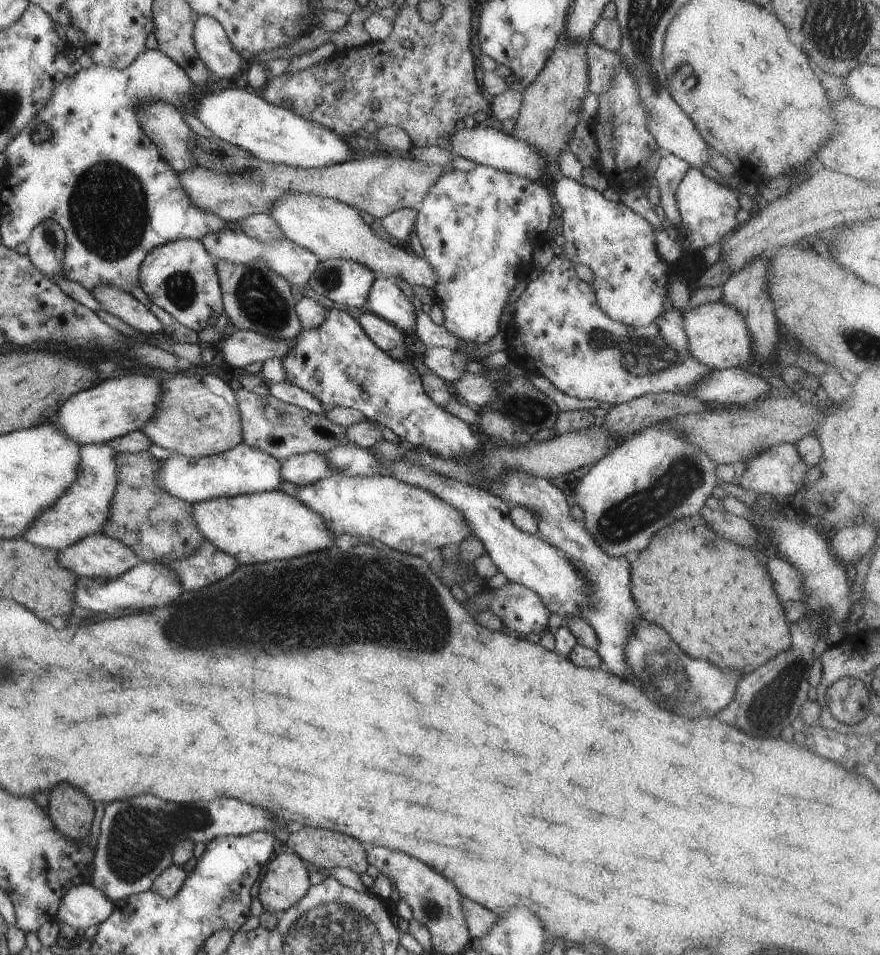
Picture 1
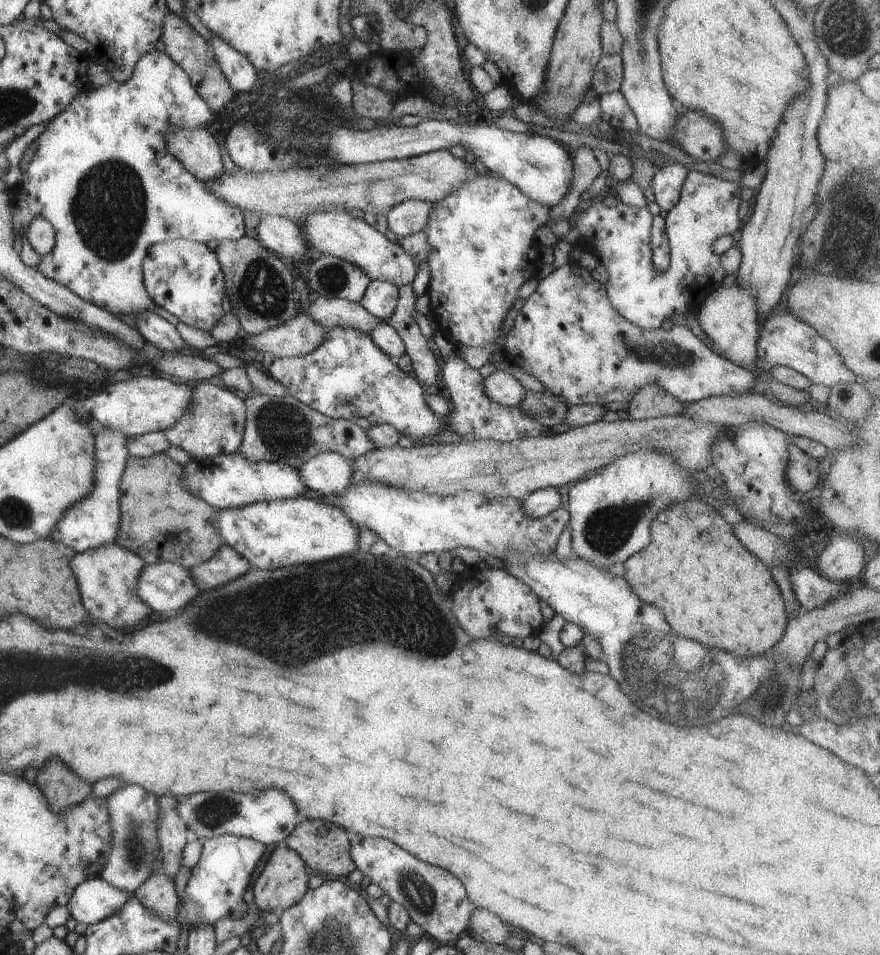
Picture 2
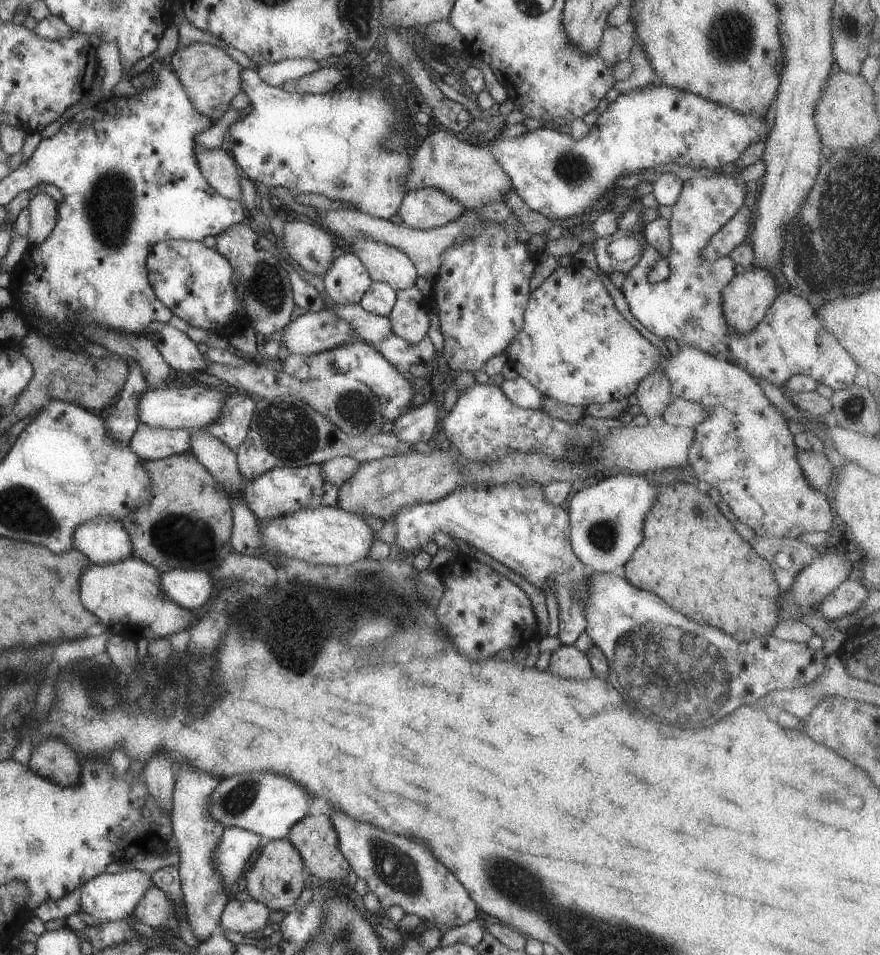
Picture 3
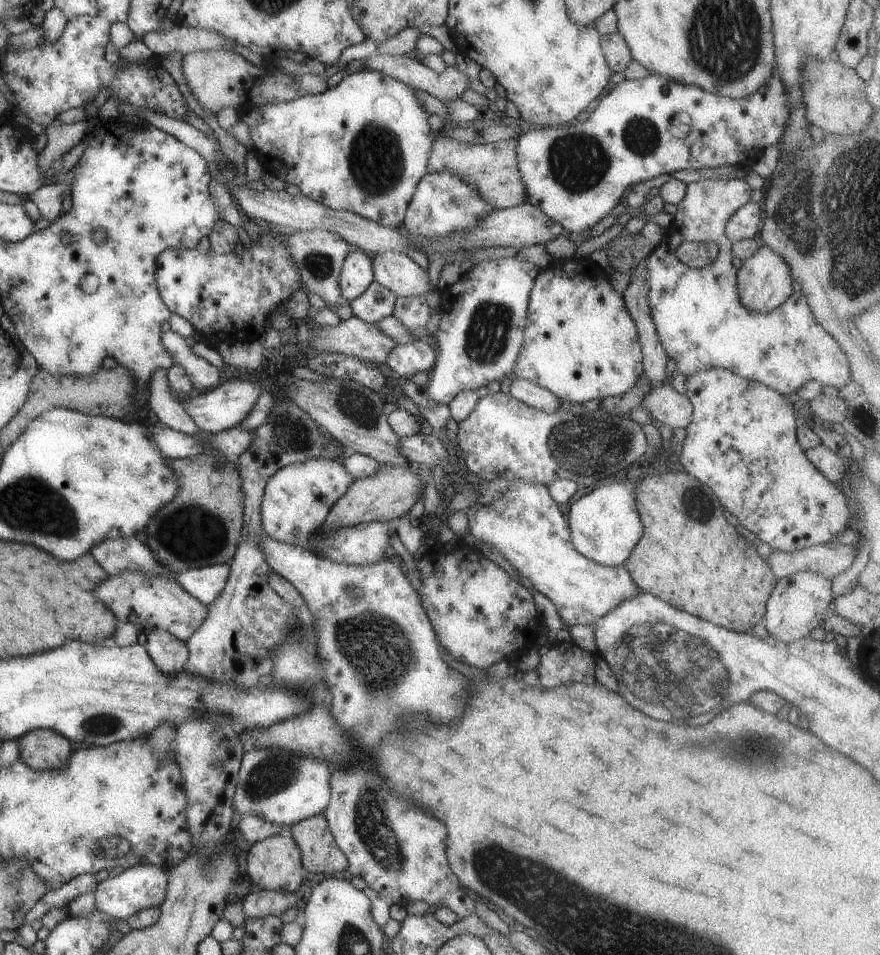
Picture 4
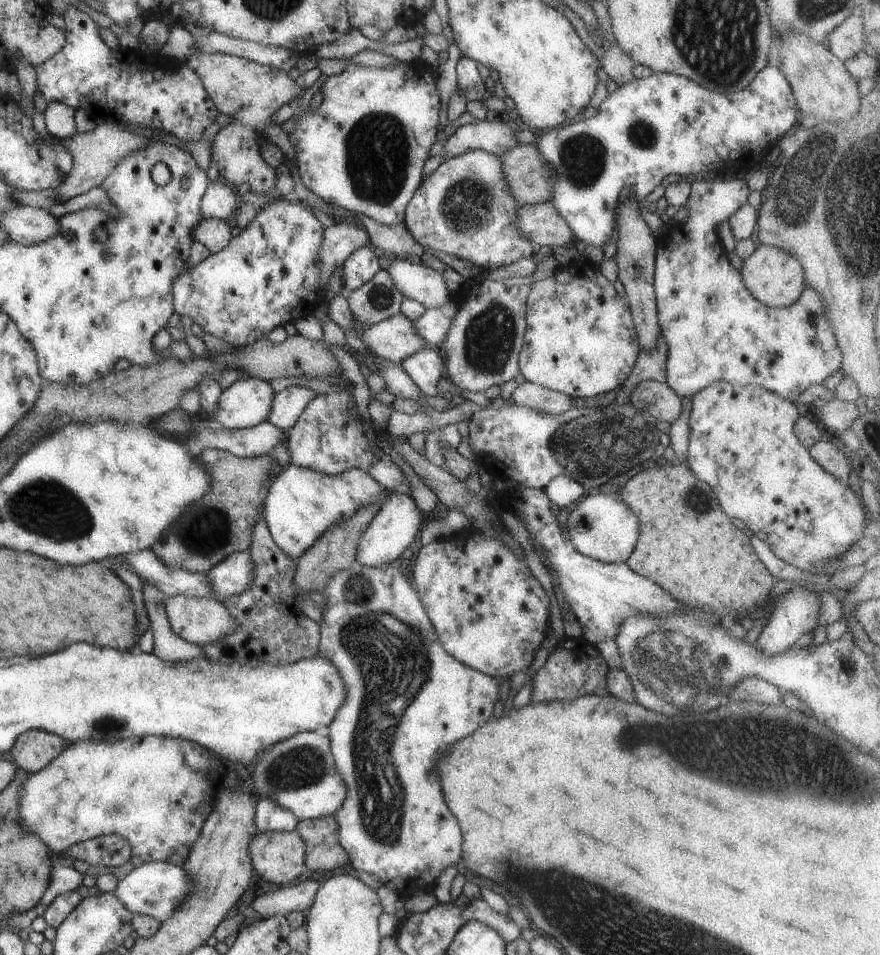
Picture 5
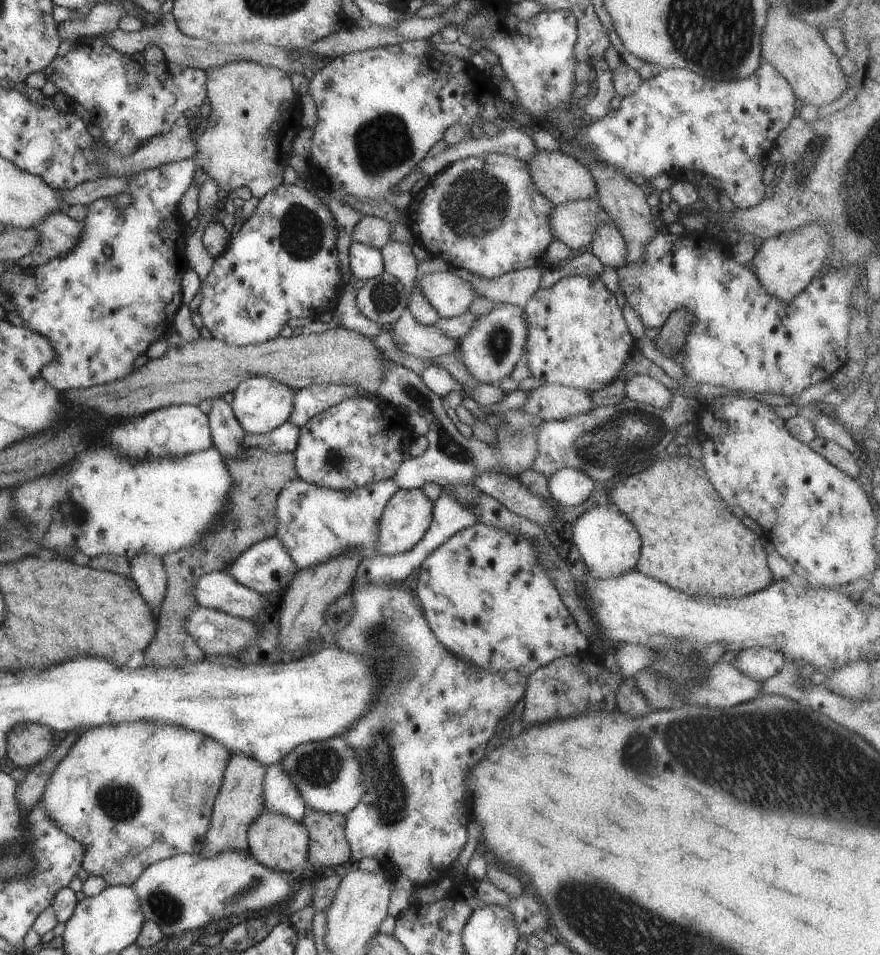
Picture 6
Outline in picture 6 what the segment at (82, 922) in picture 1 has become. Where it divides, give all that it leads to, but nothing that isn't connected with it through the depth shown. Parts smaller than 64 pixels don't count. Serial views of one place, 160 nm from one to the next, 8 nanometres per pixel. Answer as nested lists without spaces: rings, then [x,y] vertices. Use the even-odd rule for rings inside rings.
[[[227,849],[212,857],[179,853],[172,857],[158,860],[144,868],[131,886],[138,896],[143,916],[155,923],[165,937],[171,937],[185,931],[202,929],[215,919],[239,916],[239,914],[247,910],[259,912],[263,908],[283,906],[295,892],[291,887],[295,877],[295,872],[284,873],[283,871],[276,871],[266,867],[256,861],[250,853]]]

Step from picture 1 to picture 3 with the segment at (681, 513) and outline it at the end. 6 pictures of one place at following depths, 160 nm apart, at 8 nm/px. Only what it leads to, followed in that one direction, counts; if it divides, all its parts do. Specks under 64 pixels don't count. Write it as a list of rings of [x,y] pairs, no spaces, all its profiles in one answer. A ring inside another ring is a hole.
[[[611,471],[600,475],[600,480],[577,490],[567,510],[569,542],[575,556],[587,570],[609,573],[623,566],[643,538],[644,512],[651,506],[656,487],[646,482],[643,474]]]

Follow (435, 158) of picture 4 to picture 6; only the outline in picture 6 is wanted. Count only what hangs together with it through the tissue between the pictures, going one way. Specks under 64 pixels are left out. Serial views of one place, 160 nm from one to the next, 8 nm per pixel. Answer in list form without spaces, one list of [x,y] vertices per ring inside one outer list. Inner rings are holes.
[[[541,149],[527,164],[536,189],[554,205],[596,198],[594,178],[590,176],[587,168],[567,153]]]

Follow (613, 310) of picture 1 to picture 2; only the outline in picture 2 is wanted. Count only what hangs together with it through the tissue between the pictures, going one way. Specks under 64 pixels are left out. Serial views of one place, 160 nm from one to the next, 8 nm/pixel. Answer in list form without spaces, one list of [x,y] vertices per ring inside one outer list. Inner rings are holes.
[[[689,171],[685,176],[678,201],[664,216],[664,231],[670,245],[669,266],[664,271],[652,267],[650,249],[650,224],[652,216],[647,207],[632,207],[617,202],[612,208],[603,203],[591,200],[581,205],[574,213],[575,227],[579,231],[579,238],[575,244],[585,252],[589,252],[602,264],[607,272],[607,282],[603,284],[611,306],[627,321],[645,330],[655,330],[664,318],[682,322],[685,316],[697,319],[697,308],[711,292],[721,287],[721,280],[725,277],[718,255],[713,252],[712,244],[716,238],[732,235],[737,230],[737,206],[739,206],[738,183],[722,180],[720,177],[697,171]]]

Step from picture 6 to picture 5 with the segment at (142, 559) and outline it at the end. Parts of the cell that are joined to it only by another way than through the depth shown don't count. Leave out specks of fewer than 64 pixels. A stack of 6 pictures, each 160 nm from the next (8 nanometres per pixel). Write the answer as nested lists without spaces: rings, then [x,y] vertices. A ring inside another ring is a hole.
[[[143,583],[141,597],[144,600],[153,635],[152,653],[159,660],[172,663],[188,662],[203,654],[202,646],[188,643],[171,630],[162,605],[166,597],[163,593],[152,584]]]

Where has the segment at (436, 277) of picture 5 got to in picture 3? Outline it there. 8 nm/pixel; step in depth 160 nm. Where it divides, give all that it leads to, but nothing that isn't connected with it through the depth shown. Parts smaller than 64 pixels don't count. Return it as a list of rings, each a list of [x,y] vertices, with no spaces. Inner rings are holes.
[[[365,238],[351,243],[343,241],[343,244],[359,258],[373,281],[388,284],[394,291],[414,285],[416,268],[407,255],[395,247]]]

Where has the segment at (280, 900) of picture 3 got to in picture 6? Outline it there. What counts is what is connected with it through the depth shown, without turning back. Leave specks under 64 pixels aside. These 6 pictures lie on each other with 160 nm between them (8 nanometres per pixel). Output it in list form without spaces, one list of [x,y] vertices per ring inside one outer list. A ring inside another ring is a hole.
[[[262,809],[262,811],[248,824],[247,852],[266,867],[297,873],[308,855],[308,832],[300,823],[288,816]]]

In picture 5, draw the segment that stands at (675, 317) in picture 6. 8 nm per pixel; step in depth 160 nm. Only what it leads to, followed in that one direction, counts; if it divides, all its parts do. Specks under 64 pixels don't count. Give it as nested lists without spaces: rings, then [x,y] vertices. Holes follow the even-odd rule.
[[[659,335],[657,346],[653,350],[639,351],[631,372],[629,372],[617,392],[615,402],[628,402],[629,394],[641,382],[653,380],[653,382],[665,383],[666,357],[667,348],[663,344],[663,338]]]

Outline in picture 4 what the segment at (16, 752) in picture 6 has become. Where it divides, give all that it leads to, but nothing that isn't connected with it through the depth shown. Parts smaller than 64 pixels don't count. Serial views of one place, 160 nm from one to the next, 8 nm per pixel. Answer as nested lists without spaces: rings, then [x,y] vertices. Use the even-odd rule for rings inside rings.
[[[31,730],[16,744],[20,761],[31,769],[62,768],[72,754],[69,741],[49,730]]]

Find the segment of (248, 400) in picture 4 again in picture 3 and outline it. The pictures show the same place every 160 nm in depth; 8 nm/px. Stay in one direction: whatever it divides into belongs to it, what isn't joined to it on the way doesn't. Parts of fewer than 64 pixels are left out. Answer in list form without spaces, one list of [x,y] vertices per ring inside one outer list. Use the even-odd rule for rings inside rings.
[[[205,386],[147,388],[137,401],[138,422],[153,428],[202,429],[218,418],[224,409],[226,398],[227,396],[223,392]]]

